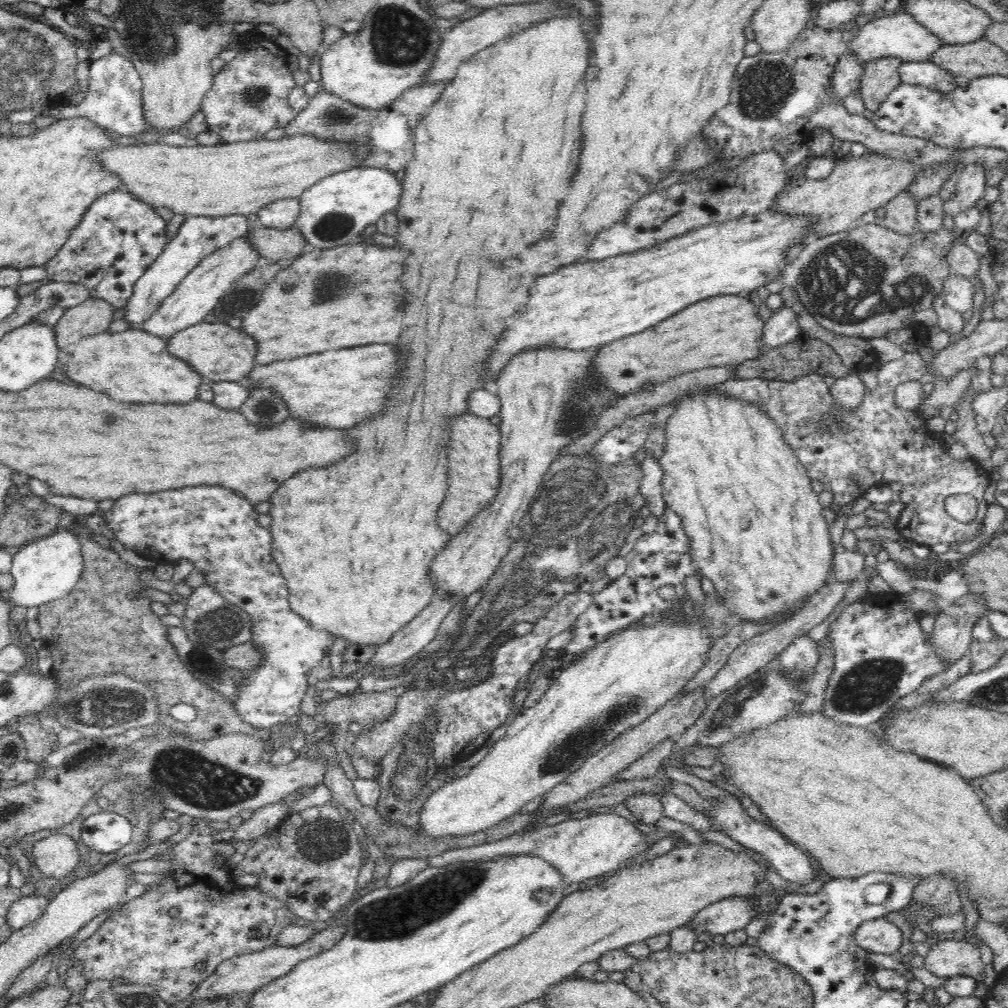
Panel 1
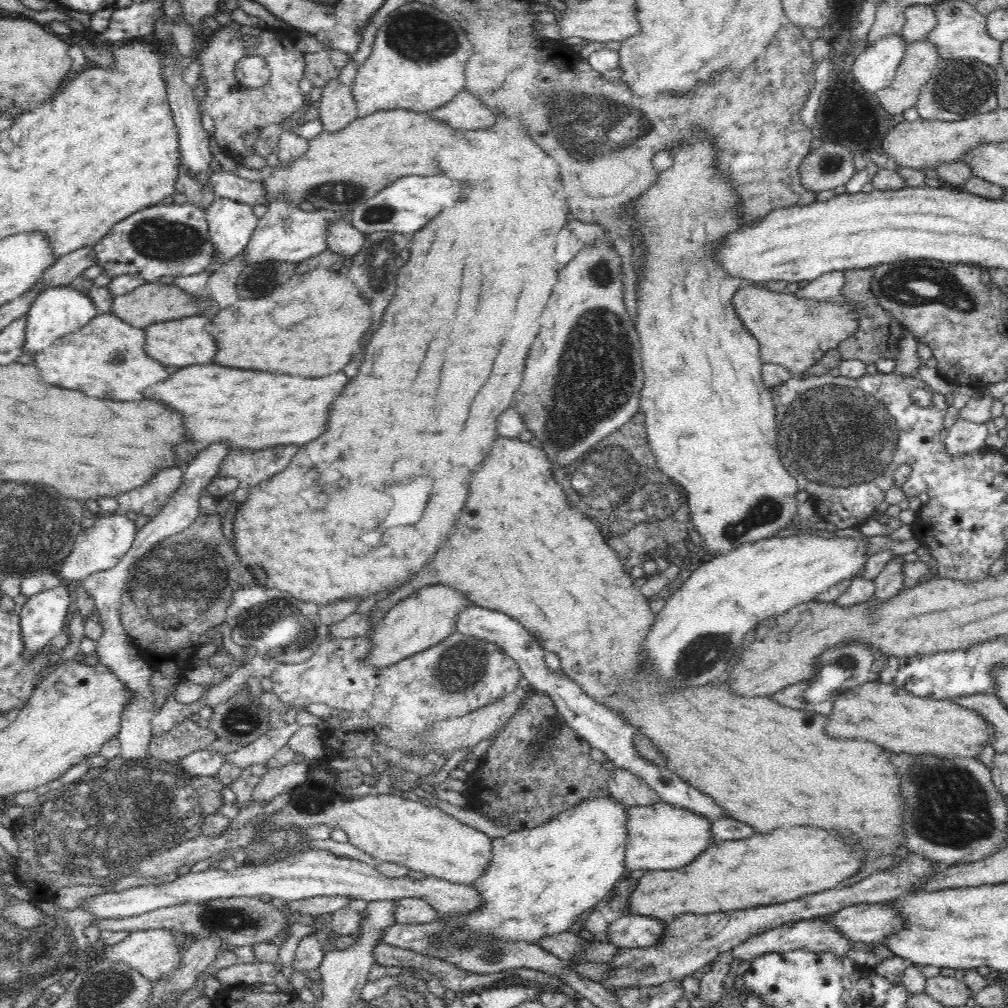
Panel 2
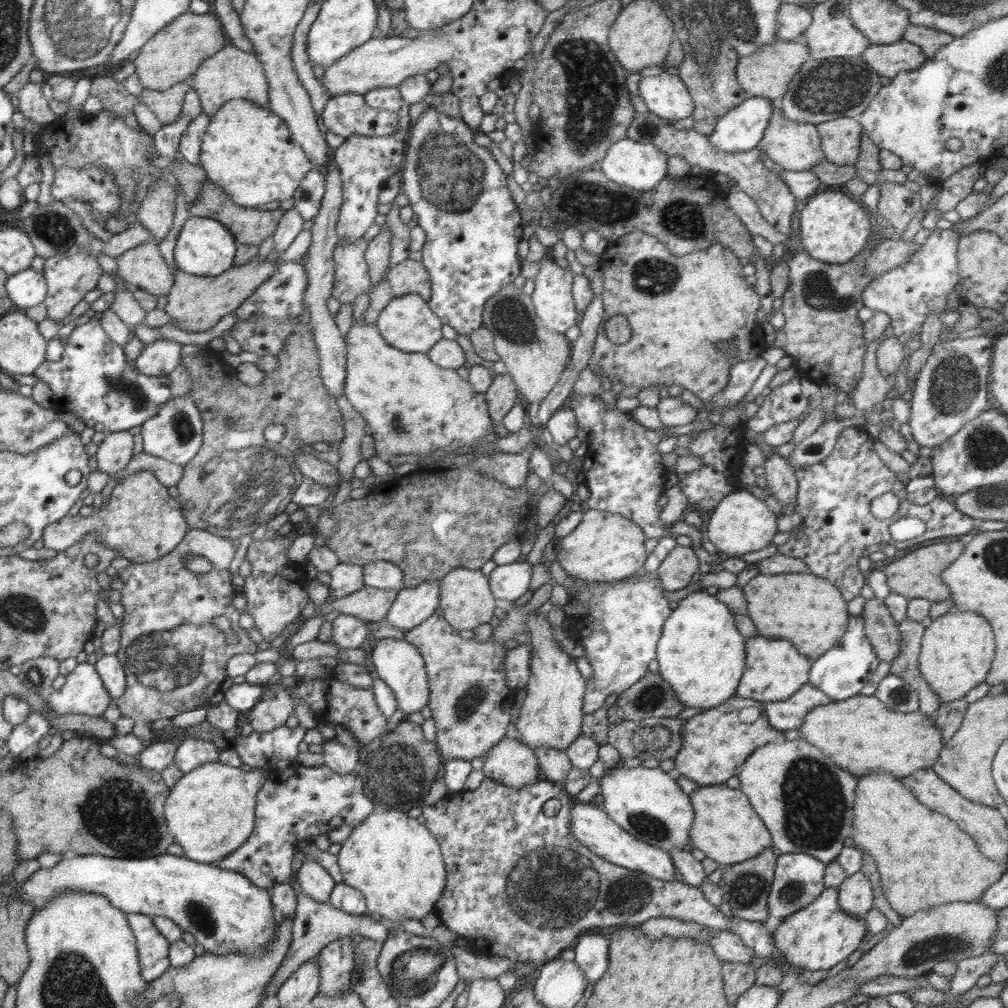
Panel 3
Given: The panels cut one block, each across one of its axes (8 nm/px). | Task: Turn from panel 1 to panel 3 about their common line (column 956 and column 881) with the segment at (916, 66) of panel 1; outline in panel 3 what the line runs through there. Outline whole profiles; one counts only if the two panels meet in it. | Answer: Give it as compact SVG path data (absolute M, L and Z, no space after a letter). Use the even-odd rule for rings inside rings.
M862 56L832 57L824 60L808 57L792 77L787 93L777 102L780 104L781 113L788 120L817 125L844 116L857 117L885 81L866 64Z

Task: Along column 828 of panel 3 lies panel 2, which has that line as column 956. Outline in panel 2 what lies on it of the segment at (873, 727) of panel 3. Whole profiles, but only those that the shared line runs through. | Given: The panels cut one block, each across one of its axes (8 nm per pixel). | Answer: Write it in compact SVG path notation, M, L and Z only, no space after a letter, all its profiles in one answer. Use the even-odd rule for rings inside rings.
M866 682L843 692L833 702L826 734L832 738L863 739L896 754L930 754L979 758L984 746L989 745L992 724L980 713L960 706L951 699L936 700L916 696L892 684Z

